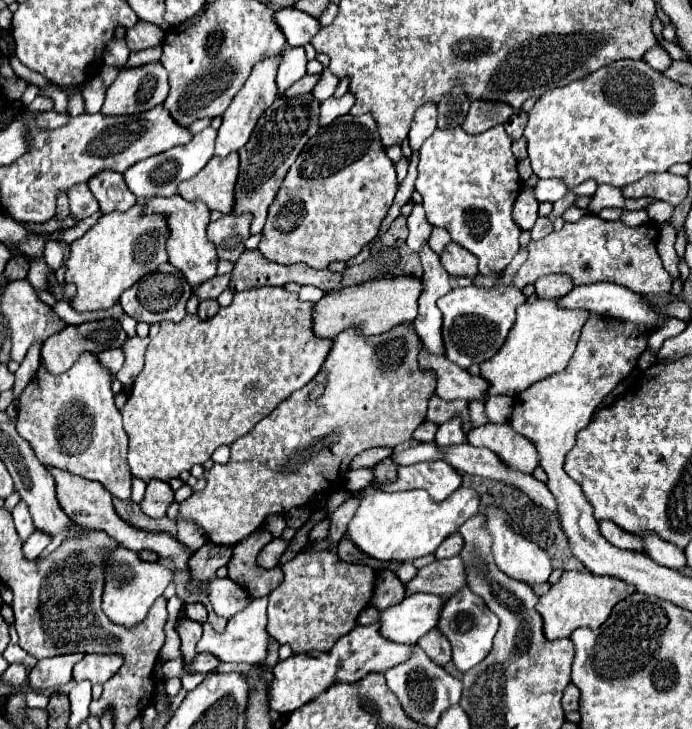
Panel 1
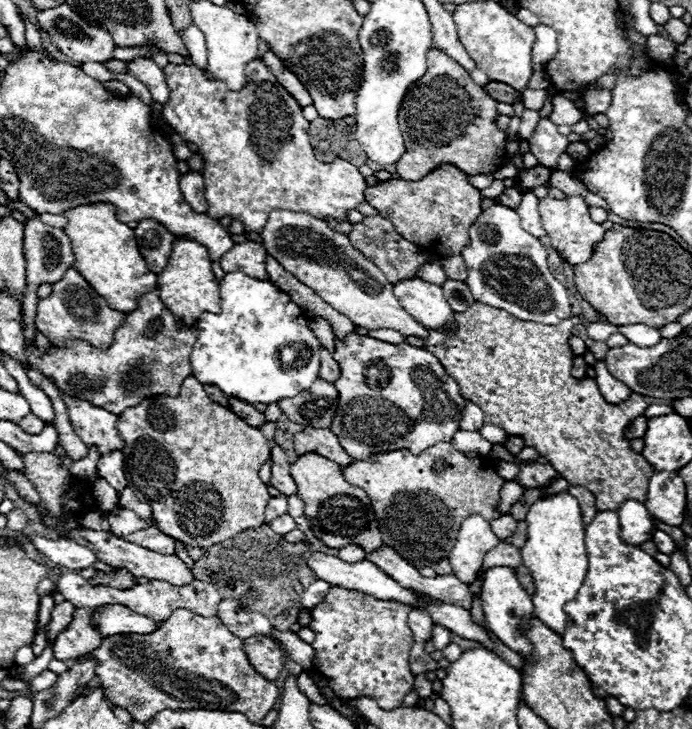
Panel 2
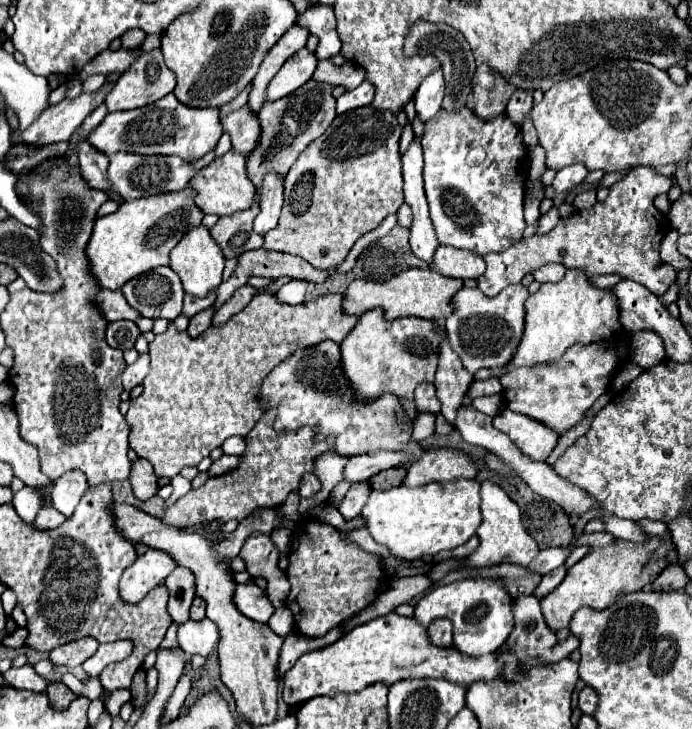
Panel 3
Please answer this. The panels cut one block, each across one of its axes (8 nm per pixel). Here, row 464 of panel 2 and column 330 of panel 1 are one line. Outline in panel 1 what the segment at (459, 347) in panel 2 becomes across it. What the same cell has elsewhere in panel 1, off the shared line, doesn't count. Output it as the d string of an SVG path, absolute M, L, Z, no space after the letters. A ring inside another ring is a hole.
M328 550L294 556L290 562L286 562L282 566L282 572L284 572L284 580L268 596L268 626L266 626L266 630L280 644L290 644L294 654L312 652L312 650L328 652L340 636L348 634L356 626L358 614L364 608L368 608L372 592L374 592L374 580L376 580L376 572L370 566L342 562L342 560L338 560L336 552L328 552Z

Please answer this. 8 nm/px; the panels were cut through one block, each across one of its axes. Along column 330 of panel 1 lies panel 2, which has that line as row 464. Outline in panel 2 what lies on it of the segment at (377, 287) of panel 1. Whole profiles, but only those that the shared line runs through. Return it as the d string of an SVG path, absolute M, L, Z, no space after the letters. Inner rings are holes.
M310 452L310 454L298 456L298 460L290 466L290 472L298 486L298 498L304 502L306 518L310 526L316 538L320 538L328 548L342 548L344 544L358 544L368 554L382 546L378 522L374 518L366 492L344 480L340 464Z

